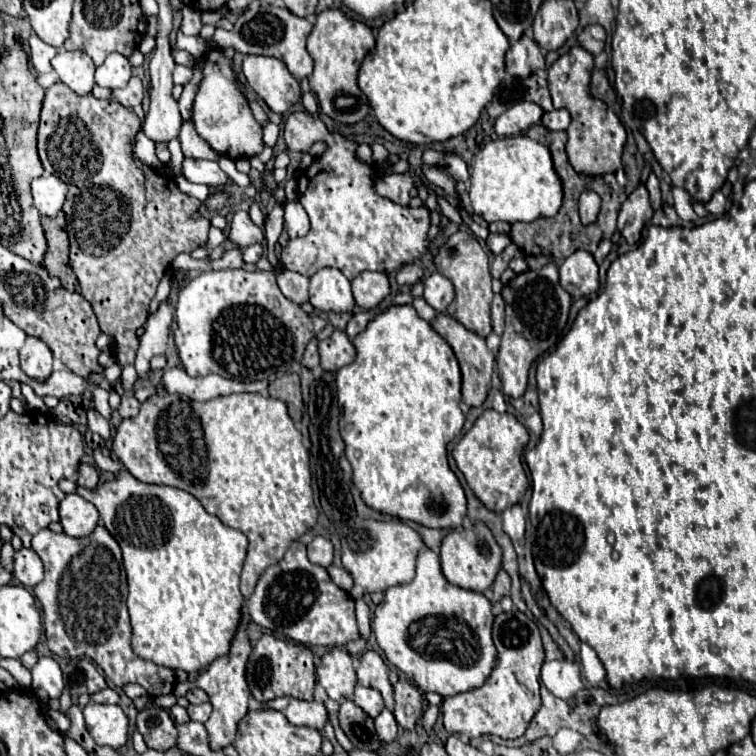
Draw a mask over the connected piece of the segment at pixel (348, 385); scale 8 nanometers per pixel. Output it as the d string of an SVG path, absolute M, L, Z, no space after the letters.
M390 305L386 309L380 309L380 313L370 319L366 329L362 333L358 333L352 343L356 347L356 359L354 359L352 365L346 365L336 373L336 385L338 385L338 403L342 407L340 435L342 435L344 443L346 443L344 455L352 465L352 471L354 471L352 481L360 489L362 501L368 507L372 507L372 509L376 509L380 513L396 515L396 517L406 519L406 521L416 521L416 523L422 523L426 527L438 527L438 529L456 529L456 527L460 527L462 519L466 515L466 497L464 497L464 489L460 487L458 477L450 471L448 457L446 457L448 441L452 441L456 435L460 435L460 431L464 427L464 415L460 411L462 375L460 375L460 367L458 367L458 361L456 361L456 355L454 355L452 347L432 329L432 325L428 321L424 321L416 313L416 309L412 305Z

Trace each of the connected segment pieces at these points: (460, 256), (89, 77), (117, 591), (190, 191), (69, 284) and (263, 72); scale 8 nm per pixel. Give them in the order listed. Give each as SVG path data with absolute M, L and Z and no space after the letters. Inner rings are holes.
M458 231L454 233L438 251L438 255L434 257L436 269L440 273L444 273L456 289L456 299L446 307L444 315L454 317L456 321L460 321L466 329L474 331L480 337L488 337L492 333L492 319L490 319L490 303L492 303L492 277L490 277L490 269L488 269L488 255L486 251L480 247L478 239L470 233Z
M60 51L52 59L52 67L60 81L66 83L74 93L88 95L94 87L94 63L82 51Z
M100 523L86 537L70 537L66 533L52 533L42 529L32 539L32 549L40 555L44 563L44 579L34 587L44 611L44 629L48 649L58 657L88 657L92 659L114 685L124 687L126 683L142 685L150 697L170 695L176 687L176 675L172 669L144 661L136 657L130 649L130 617L126 609L128 583L122 563L122 551L108 529ZM84 547L92 551L92 561L82 561ZM80 557L80 569L84 567L86 581L82 583L80 573L76 573L74 559Z
M176 177L176 183L178 183L178 187L180 187L186 195L196 197L198 201L206 201L206 197L208 197L208 187L206 187L206 185L190 183L190 181L186 181L184 177Z
M64 213L58 217L42 217L42 227L48 241L48 253L44 257L44 267L48 269L50 277L58 277L62 287L68 291L76 291L78 281L68 263L68 233L64 223Z
M246 55L242 71L248 85L266 101L274 113L286 113L302 97L300 83L276 57Z

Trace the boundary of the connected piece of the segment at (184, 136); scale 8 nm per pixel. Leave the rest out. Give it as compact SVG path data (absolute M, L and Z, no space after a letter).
M186 121L180 131L180 145L184 157L194 157L194 159L208 159L208 161L218 161L218 153L196 133L192 121Z

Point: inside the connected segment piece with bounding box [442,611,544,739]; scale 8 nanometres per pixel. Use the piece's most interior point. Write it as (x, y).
(503, 706)

